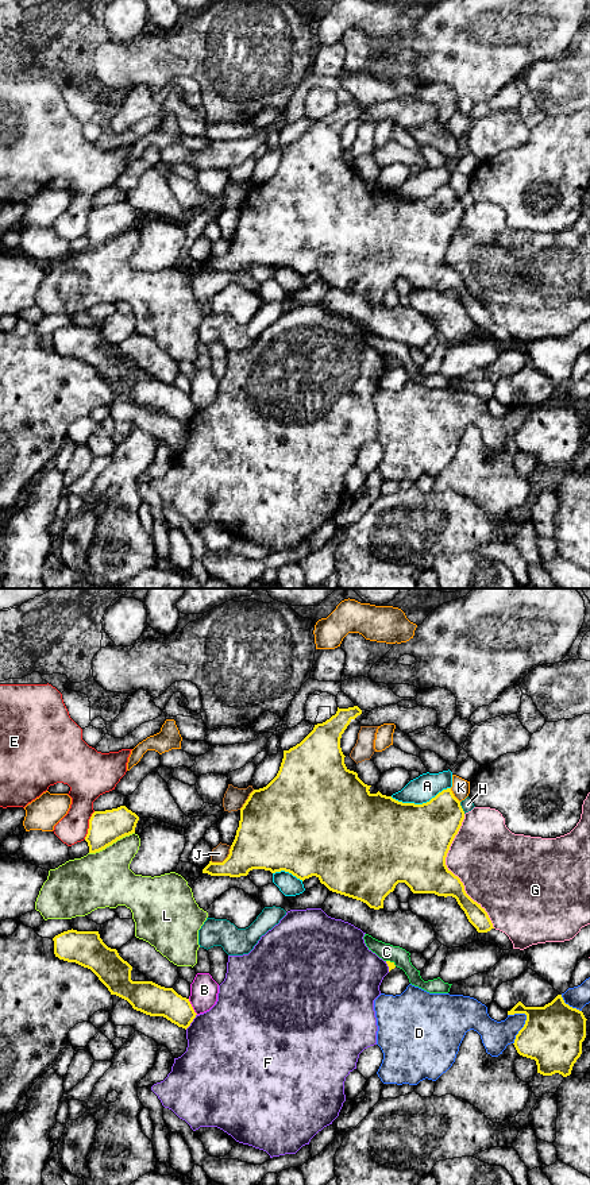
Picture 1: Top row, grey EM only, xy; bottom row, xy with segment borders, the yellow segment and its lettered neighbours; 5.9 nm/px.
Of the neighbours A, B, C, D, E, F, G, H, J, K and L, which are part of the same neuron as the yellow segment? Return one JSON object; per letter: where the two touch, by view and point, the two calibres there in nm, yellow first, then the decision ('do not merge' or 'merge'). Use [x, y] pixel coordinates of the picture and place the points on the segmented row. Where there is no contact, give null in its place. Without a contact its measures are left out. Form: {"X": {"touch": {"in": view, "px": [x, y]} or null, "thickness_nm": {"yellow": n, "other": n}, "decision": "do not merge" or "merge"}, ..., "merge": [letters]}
{"A": {"touch": {"in": "xy", "px": [420, 805]}, "thickness_nm": {"yellow": 480, "other": 160}, "decision": "do not merge"}, "B": {"touch": {"in": "xy", "px": [192, 1007]}, "thickness_nm": {"yellow": 190, "other": 170}, "decision": "do not merge"}, "C": {"touch": {"in": "xy", "px": [392, 962]}, "thickness_nm": {"yellow": 40, "other": 100}, "decision": "do not merge"}, "D": {"touch": {"in": "xy", "px": [521, 1029]}, "thickness_nm": {"yellow": 360, "other": 180}, "decision": "do not merge"}, "E": {"touch": {"in": "xy", "px": [89, 825]}, "thickness_nm": {"yellow": 200, "other": 220}, "decision": "do not merge"}, "F": {"touch": {"in": "xy", "px": [192, 1021]}, "thickness_nm": {"yellow": 190, "other": 460}, "decision": "do not merge"}, "G": {"touch": {"in": "xy", "px": [450, 871]}, "thickness_nm": {"yellow": 400, "other": 420}, "decision": "do not merge"}, "H": {"touch": {"in": "xy", "px": [461, 807]}, "thickness_nm": {"yellow": 320, "other": 70}, "decision": "do not merge"}, "J": {"touch": {"in": "xy", "px": [224, 860]}, "thickness_nm": {"yellow": 320, "other": 90}, "decision": "do not merge"}, "K": {"touch": {"in": "xy", "px": [452, 795]}, "thickness_nm": {"yellow": 320, "other": 110}, "decision": "do not merge"}, "L": {"touch": {"in": "xy", "px": [111, 844]}, "thickness_nm": {"yellow": 200, "other": 340}, "decision": "do not merge"}, "merge": []}

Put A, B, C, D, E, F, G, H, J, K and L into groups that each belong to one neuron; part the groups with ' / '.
A / B / C / D / E / F / G / H / J / K / L

